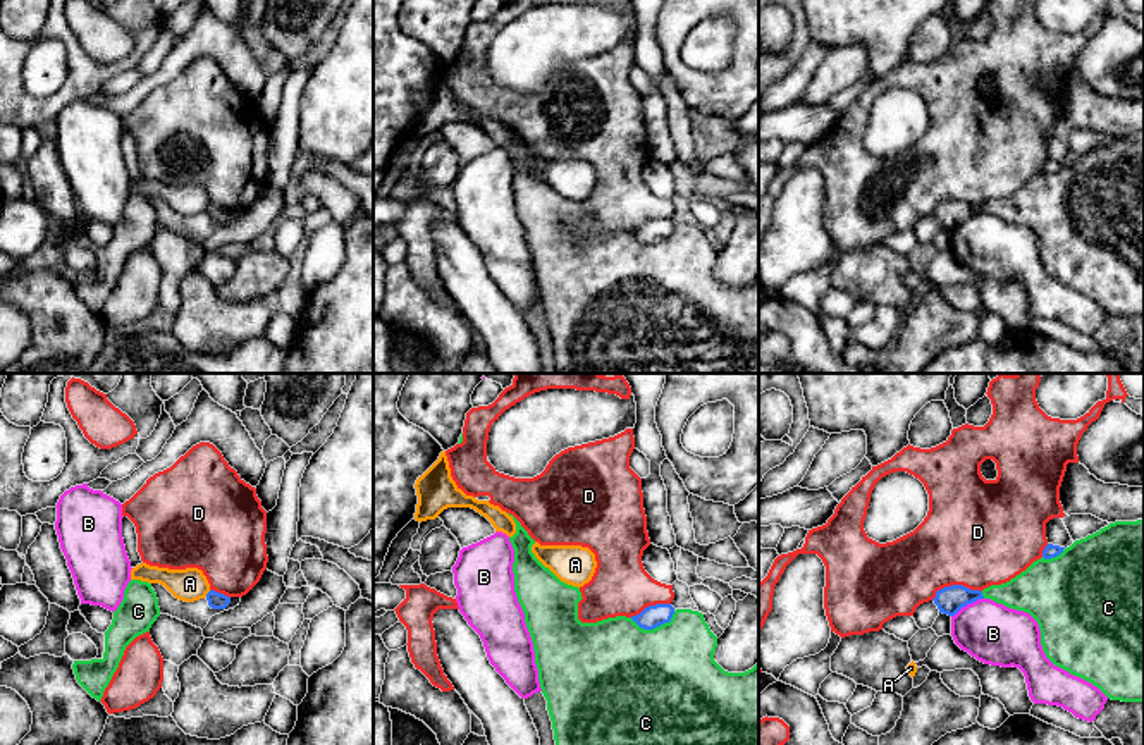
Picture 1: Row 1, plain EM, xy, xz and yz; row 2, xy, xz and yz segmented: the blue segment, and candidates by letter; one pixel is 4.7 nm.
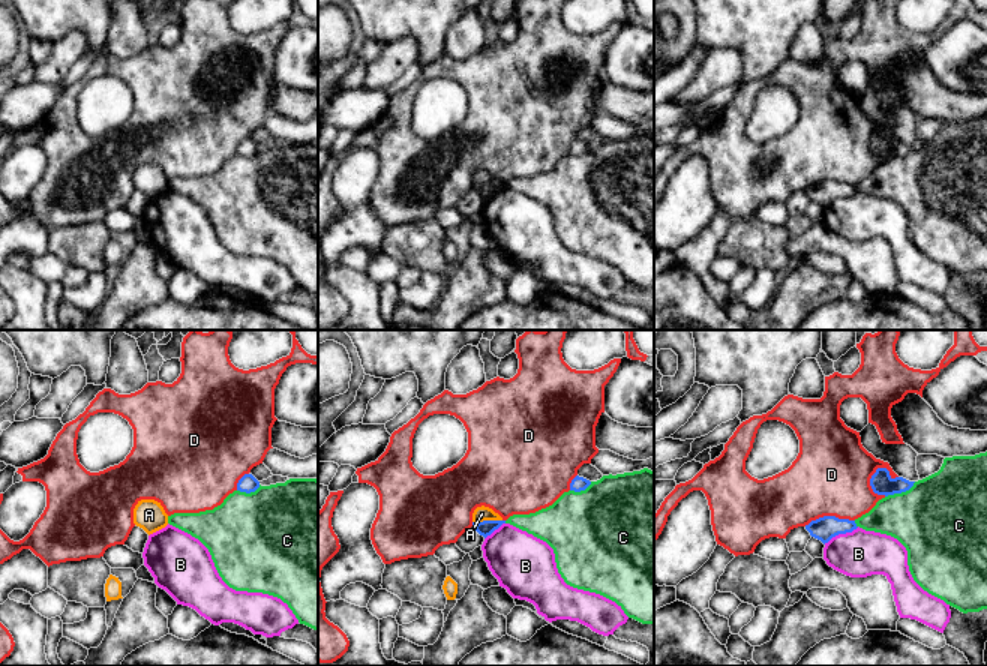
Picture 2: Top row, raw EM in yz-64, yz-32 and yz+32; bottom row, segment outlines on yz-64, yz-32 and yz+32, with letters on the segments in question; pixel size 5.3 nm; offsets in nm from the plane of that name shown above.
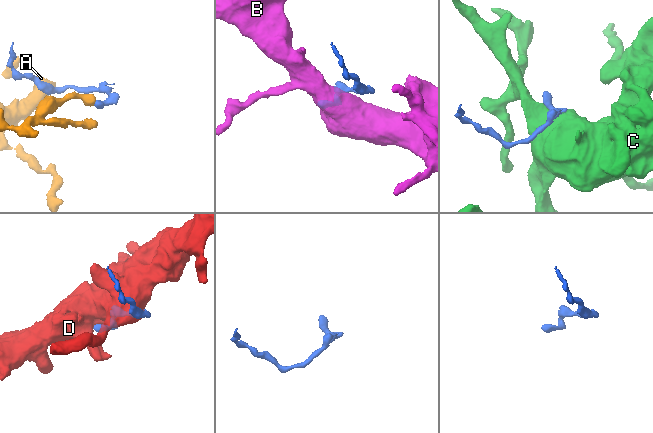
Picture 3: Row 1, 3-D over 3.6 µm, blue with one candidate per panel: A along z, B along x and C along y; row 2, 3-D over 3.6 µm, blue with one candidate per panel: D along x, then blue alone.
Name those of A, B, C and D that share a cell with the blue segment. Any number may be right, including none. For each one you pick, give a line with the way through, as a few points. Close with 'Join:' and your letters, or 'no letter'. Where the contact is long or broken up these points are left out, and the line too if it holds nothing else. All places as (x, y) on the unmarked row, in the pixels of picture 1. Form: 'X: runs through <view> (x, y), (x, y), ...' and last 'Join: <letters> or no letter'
Join: no letter

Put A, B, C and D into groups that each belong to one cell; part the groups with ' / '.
A / B / C / D

